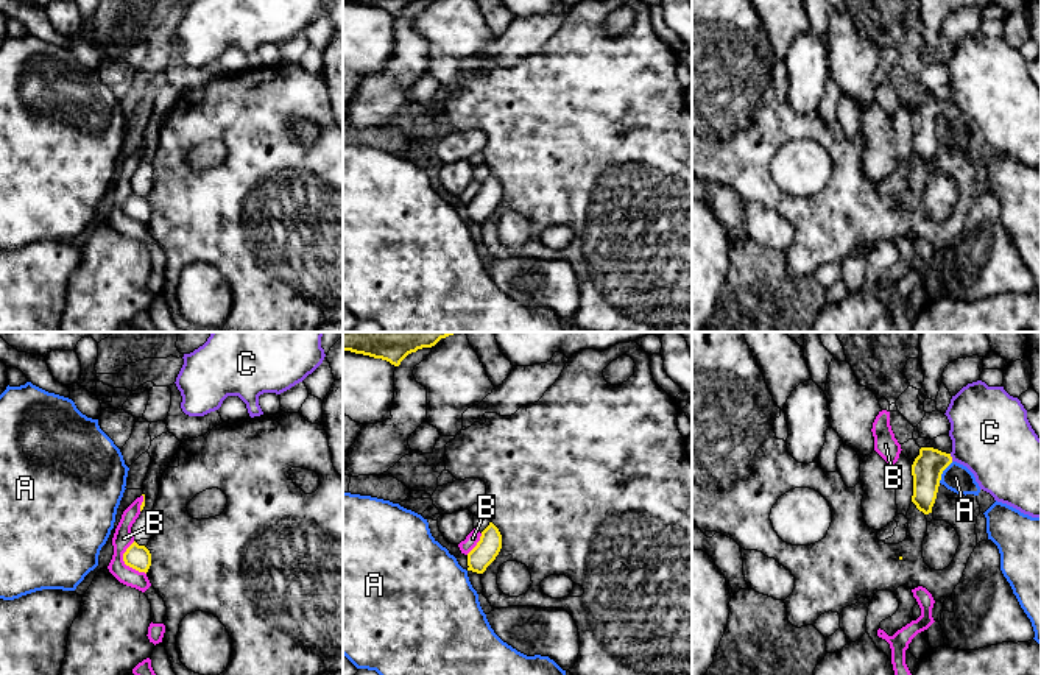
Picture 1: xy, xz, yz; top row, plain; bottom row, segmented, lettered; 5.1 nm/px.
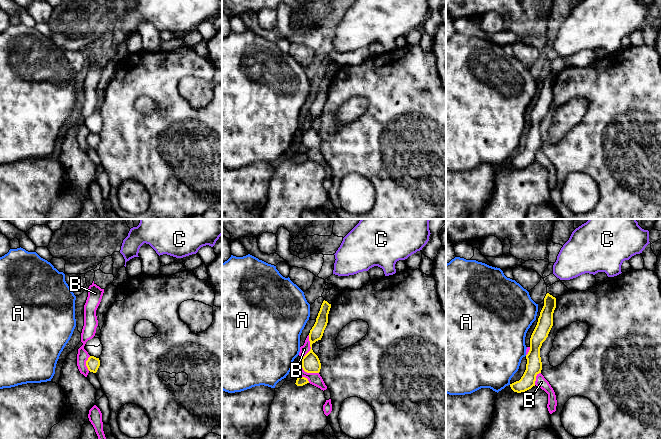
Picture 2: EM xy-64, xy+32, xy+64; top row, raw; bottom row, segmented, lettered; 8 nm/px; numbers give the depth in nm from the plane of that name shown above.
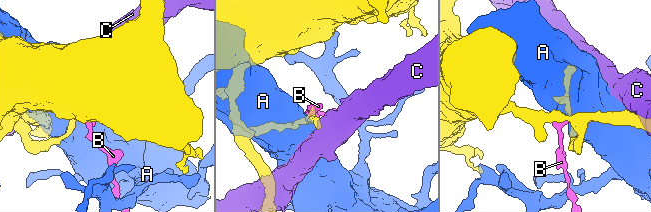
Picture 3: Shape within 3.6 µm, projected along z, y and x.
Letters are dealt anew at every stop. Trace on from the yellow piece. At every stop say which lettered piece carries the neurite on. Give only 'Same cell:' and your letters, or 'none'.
Same cell: none

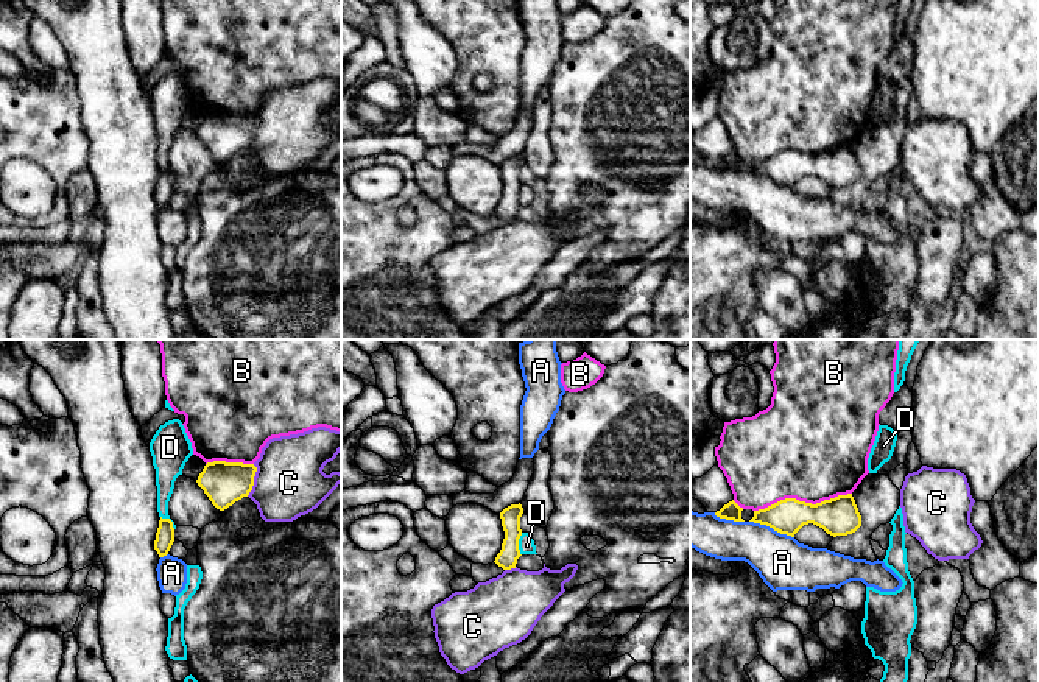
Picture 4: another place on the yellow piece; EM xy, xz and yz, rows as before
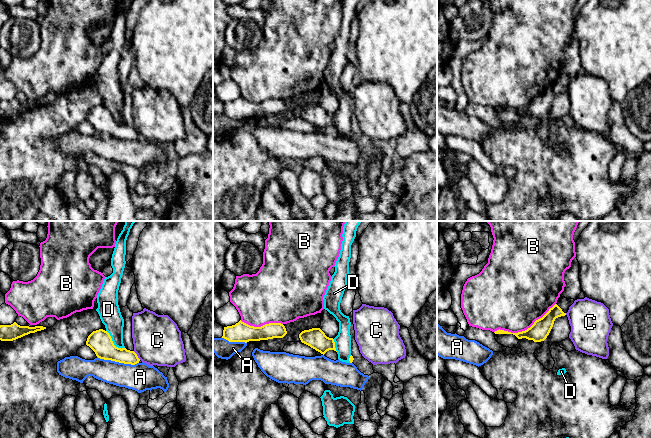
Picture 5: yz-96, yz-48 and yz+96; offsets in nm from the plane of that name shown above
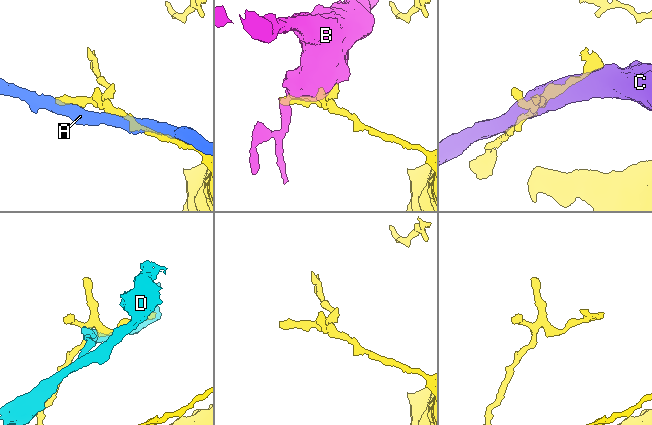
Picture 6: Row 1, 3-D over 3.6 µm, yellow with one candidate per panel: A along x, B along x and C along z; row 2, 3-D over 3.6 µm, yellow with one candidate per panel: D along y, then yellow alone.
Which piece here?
Same cell: none

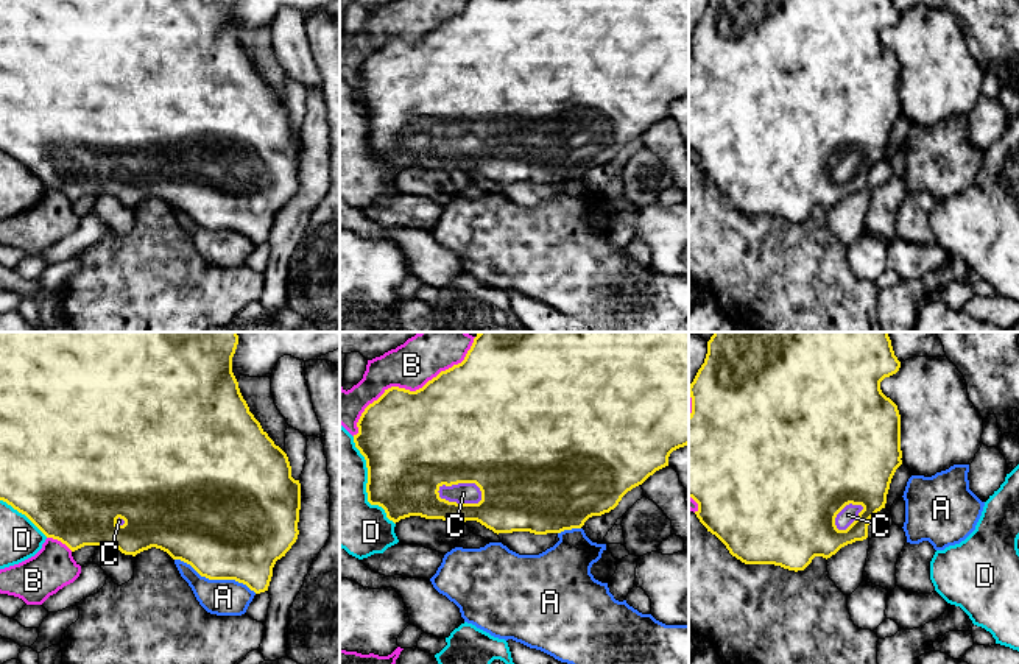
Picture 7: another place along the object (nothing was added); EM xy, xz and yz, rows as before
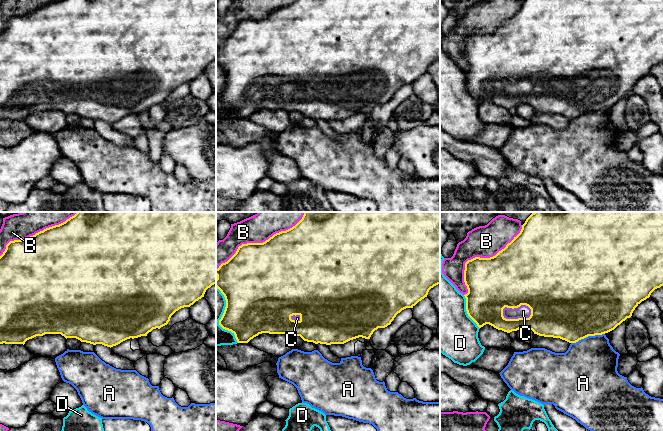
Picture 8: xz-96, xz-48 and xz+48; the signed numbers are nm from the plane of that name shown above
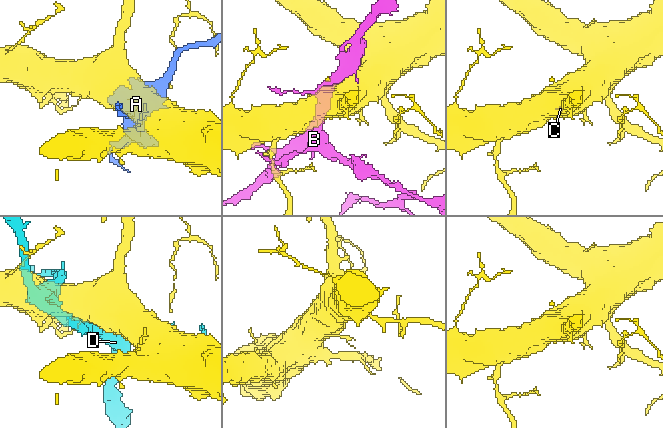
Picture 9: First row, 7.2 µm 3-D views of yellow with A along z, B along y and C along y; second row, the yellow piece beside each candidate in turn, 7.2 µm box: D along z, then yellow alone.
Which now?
Same cell: C

